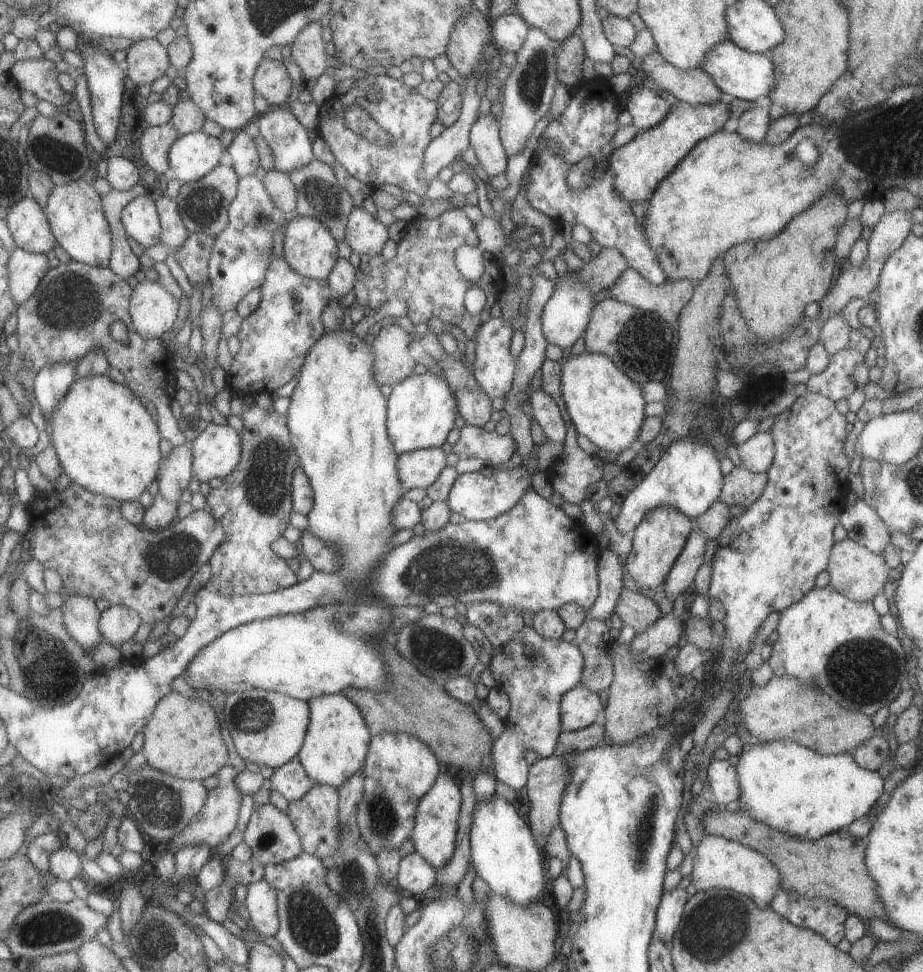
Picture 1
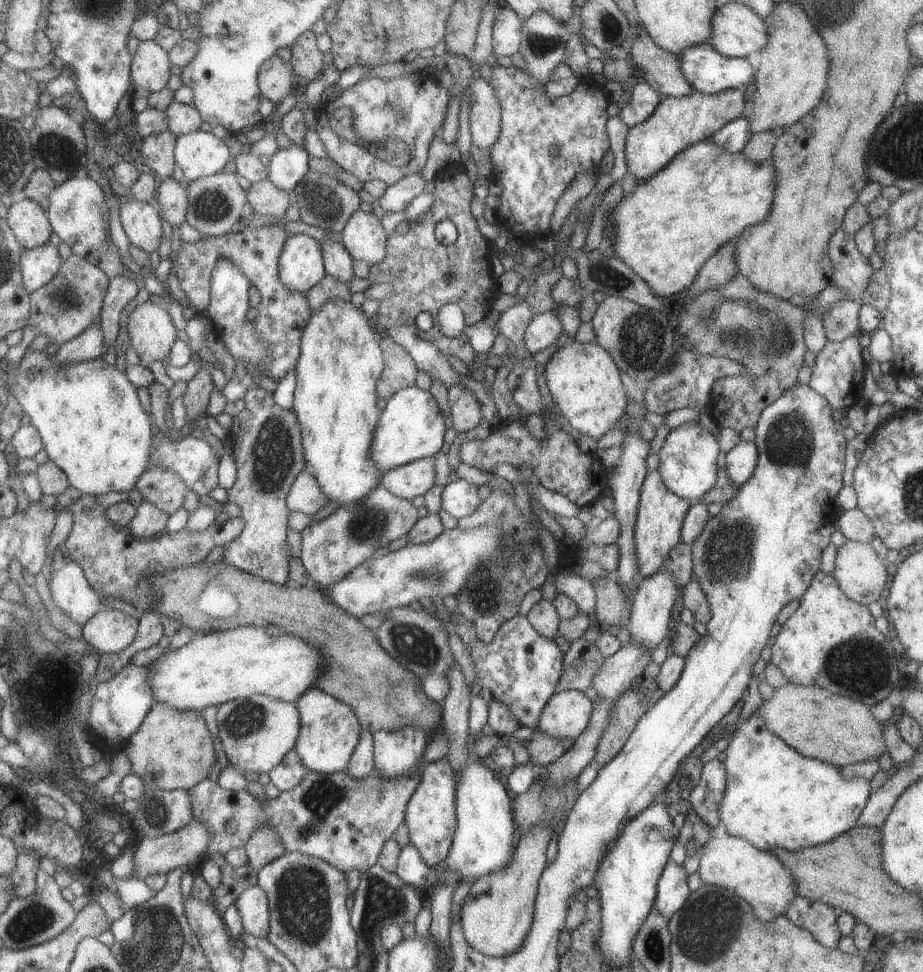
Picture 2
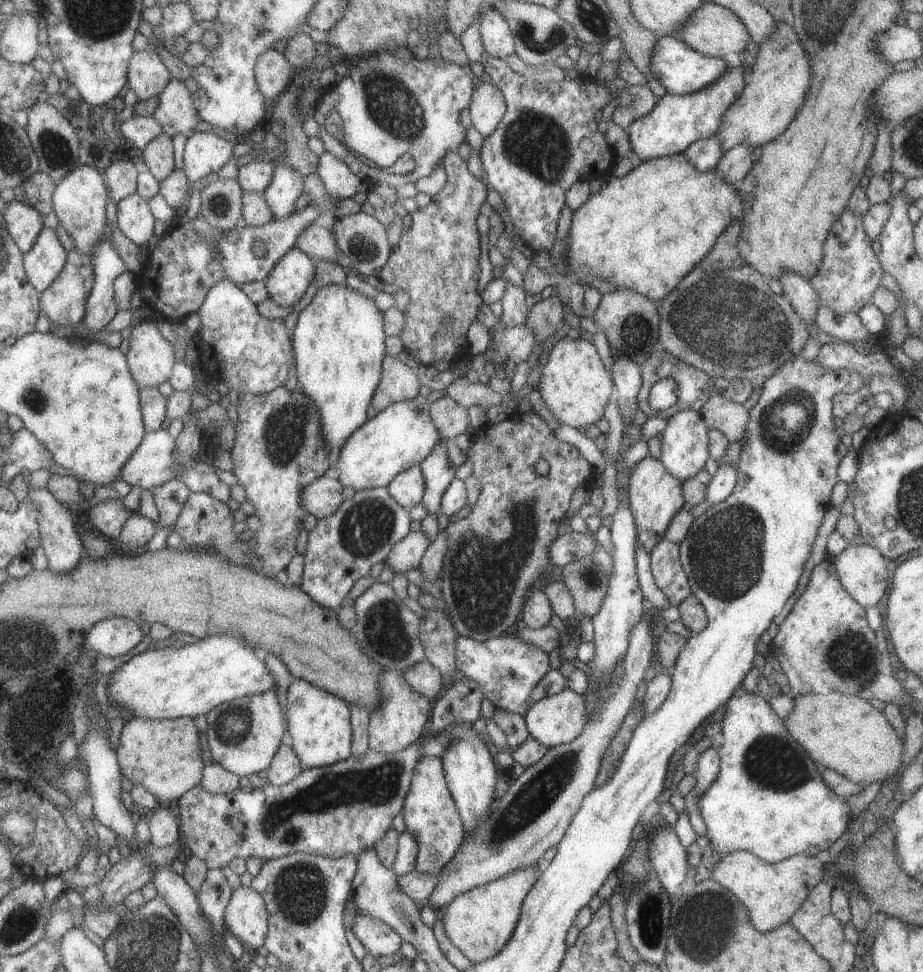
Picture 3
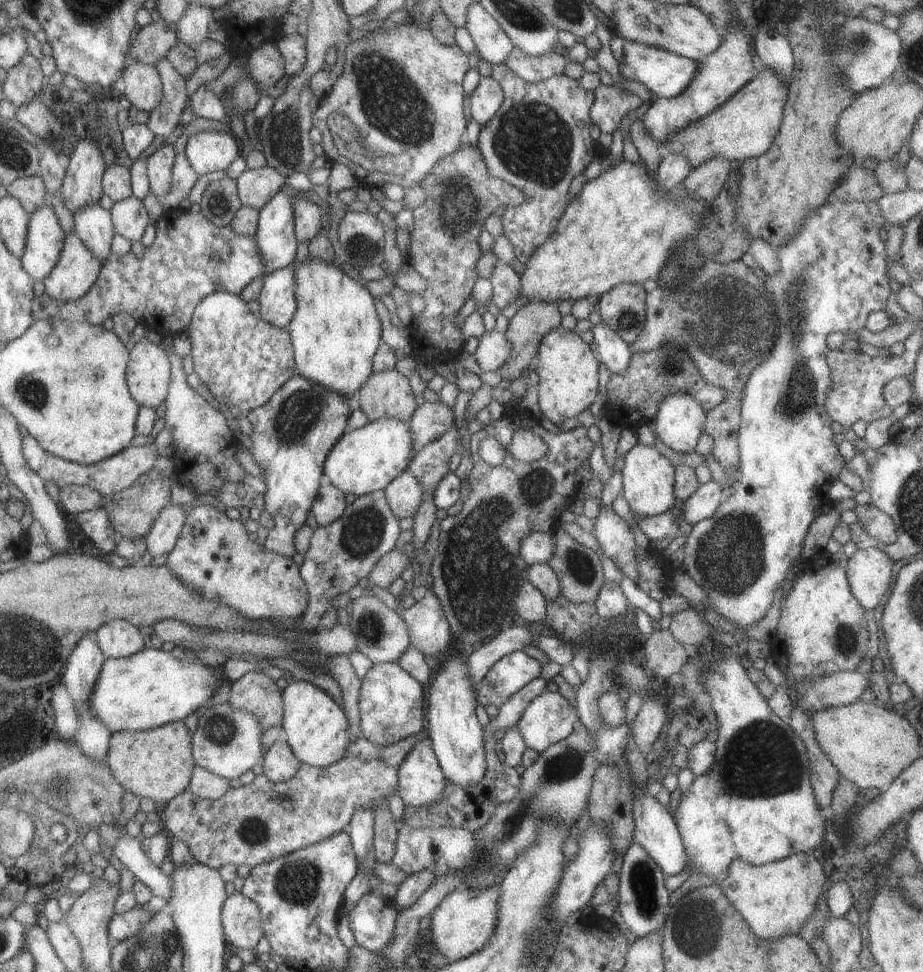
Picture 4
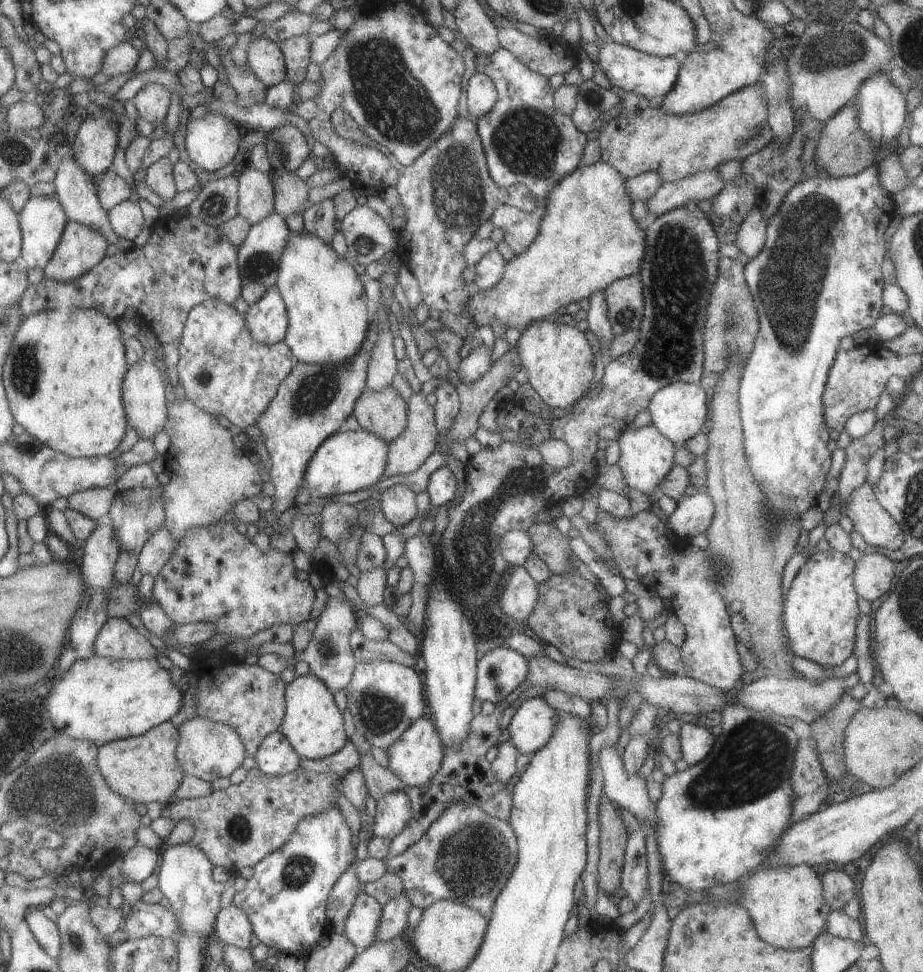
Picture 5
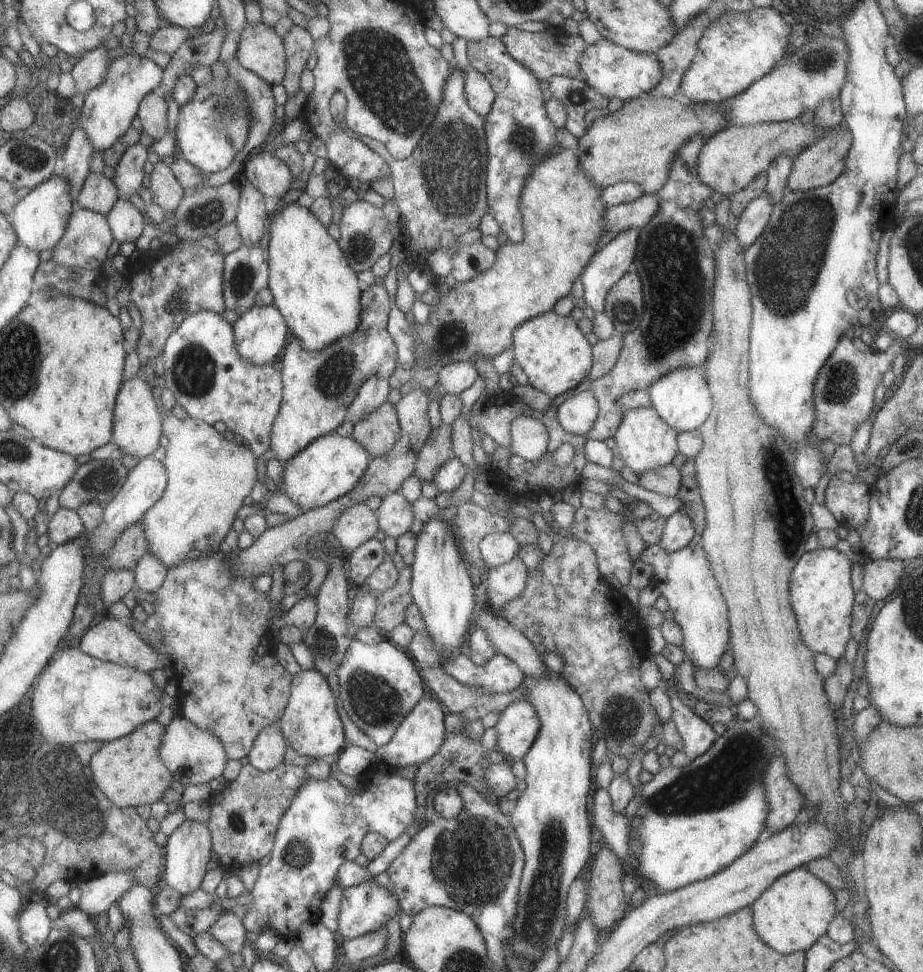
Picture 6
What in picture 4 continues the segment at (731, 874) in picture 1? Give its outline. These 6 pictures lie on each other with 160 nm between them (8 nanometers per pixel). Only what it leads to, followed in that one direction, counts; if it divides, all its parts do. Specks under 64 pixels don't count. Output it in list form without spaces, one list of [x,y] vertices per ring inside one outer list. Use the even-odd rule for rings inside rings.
[[[801,852],[762,865],[732,860],[723,880],[717,881],[717,885],[757,938],[777,940],[800,933],[801,927],[816,910],[815,902],[824,892],[825,881],[819,861],[814,855],[806,856]]]

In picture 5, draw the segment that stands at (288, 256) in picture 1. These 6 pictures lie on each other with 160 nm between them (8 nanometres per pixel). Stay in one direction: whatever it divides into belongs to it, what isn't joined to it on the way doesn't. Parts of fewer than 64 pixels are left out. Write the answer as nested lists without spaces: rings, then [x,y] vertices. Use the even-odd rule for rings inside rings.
[[[275,286],[268,287],[255,304],[248,306],[243,318],[254,341],[262,345],[282,341],[289,328],[285,304]]]

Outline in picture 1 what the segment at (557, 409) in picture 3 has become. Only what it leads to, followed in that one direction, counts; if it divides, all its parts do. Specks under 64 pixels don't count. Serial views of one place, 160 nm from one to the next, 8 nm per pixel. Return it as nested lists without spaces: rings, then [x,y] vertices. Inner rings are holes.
[[[585,350],[581,354],[570,354],[568,358],[560,364],[560,393],[577,434],[593,442],[600,454],[619,454],[629,446],[634,448],[645,418],[639,385],[604,354]]]

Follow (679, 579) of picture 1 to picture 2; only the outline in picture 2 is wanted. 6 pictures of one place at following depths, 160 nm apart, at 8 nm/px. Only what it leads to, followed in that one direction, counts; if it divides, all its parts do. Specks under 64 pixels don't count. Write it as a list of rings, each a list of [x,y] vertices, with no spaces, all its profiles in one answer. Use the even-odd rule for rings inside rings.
[[[655,572],[649,577],[641,578],[633,594],[630,615],[625,626],[630,640],[652,653],[657,644],[668,634],[667,622],[669,622],[671,606],[675,604],[676,597],[677,589],[668,573]]]

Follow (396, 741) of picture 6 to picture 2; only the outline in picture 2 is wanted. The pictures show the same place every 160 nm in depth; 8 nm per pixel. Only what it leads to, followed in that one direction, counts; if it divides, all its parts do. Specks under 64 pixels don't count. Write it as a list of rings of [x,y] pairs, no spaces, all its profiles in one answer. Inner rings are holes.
[[[447,756],[426,764],[404,810],[408,842],[419,851],[420,857],[428,867],[441,863],[450,852],[456,829],[454,775]]]

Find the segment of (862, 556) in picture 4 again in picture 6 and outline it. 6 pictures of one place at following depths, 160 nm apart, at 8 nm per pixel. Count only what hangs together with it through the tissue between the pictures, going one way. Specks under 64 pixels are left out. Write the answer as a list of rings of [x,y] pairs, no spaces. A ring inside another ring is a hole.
[[[875,559],[863,564],[862,590],[874,601],[887,598],[904,576],[904,562],[895,559]]]

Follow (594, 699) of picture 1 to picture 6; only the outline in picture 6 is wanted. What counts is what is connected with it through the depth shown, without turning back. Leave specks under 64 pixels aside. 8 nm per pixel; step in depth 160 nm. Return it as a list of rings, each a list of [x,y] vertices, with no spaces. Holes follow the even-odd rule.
[[[527,700],[511,702],[496,715],[496,749],[507,760],[521,761],[539,730],[534,706]]]

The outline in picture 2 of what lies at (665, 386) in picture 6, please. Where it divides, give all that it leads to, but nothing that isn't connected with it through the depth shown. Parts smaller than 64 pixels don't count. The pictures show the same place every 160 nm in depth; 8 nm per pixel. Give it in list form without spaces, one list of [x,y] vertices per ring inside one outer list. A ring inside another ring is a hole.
[[[698,420],[687,421],[672,428],[660,444],[657,470],[665,488],[678,497],[685,498],[689,504],[695,503],[713,486],[716,479],[715,460],[720,451],[716,438]]]

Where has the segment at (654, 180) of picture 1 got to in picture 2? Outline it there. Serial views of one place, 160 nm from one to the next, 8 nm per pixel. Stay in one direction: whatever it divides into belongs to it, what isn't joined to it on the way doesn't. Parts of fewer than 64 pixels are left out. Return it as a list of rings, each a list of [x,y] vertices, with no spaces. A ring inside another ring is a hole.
[[[741,88],[723,89],[713,94],[693,90],[680,97],[662,97],[649,118],[628,128],[624,147],[627,172],[634,174],[636,182],[649,178],[667,165],[679,151],[707,140],[729,121],[743,116],[747,108]]]

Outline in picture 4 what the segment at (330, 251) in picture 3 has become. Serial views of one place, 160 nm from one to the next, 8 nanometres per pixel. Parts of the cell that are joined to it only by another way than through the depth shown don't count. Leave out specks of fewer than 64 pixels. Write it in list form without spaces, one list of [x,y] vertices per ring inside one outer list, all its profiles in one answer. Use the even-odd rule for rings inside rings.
[[[292,196],[294,235],[296,242],[307,242],[320,229],[323,210],[313,202]]]

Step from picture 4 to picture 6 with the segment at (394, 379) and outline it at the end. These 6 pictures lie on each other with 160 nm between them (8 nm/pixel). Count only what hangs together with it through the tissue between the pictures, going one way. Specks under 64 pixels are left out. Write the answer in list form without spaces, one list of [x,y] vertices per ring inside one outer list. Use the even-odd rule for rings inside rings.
[[[385,402],[372,410],[367,418],[353,424],[350,437],[368,452],[369,460],[386,455],[400,437],[394,406]]]

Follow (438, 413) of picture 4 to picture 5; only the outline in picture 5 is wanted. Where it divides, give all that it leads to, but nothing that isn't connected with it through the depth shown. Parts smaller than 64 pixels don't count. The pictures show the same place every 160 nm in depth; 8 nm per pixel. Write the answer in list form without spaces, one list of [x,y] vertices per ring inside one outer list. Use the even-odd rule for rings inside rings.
[[[421,390],[420,392],[412,392],[412,395],[405,402],[407,413],[405,430],[386,446],[386,463],[381,478],[412,473],[436,450],[435,439],[438,430],[434,421],[434,408],[427,404],[425,395],[422,394]]]

